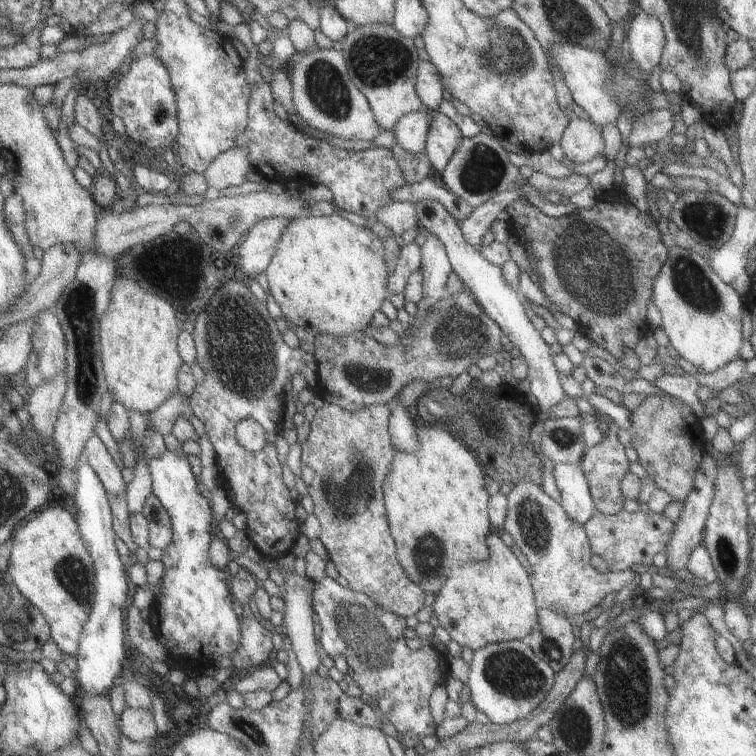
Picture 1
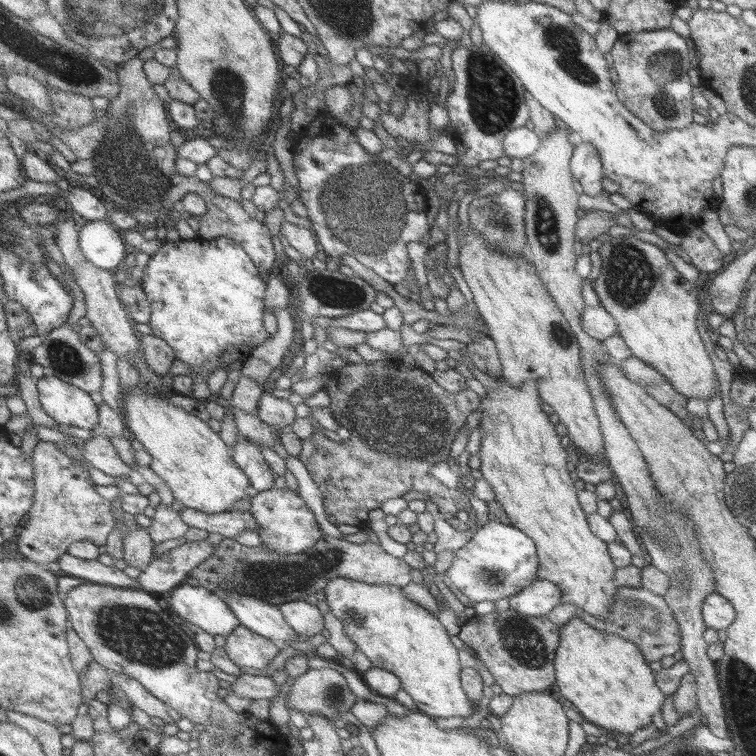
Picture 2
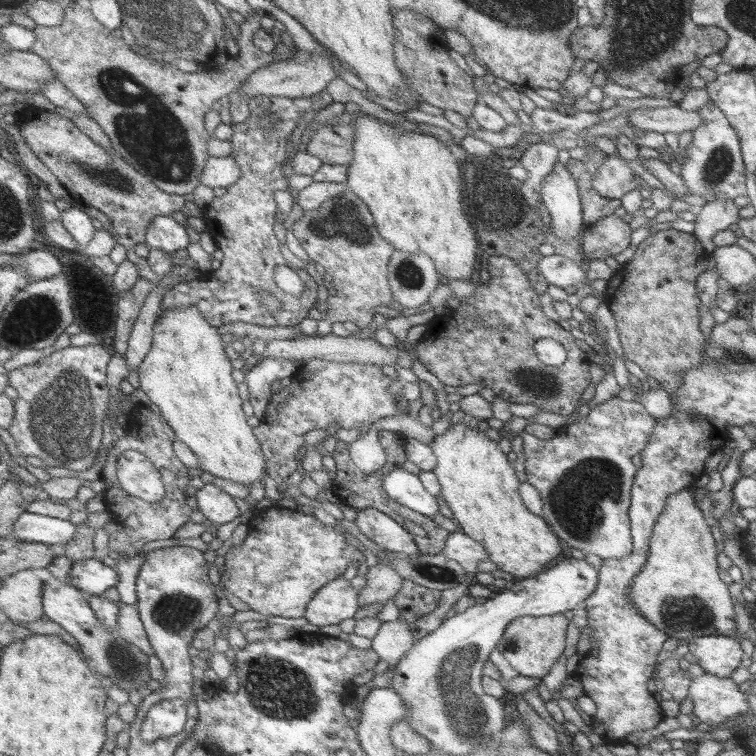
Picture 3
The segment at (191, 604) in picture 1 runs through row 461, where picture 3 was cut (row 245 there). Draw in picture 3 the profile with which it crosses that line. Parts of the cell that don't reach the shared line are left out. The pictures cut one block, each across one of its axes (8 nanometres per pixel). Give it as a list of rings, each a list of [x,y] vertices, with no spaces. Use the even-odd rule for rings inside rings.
[[[159,216],[150,225],[144,243],[151,249],[174,253],[175,250],[186,249],[192,242],[186,226],[171,216]]]

